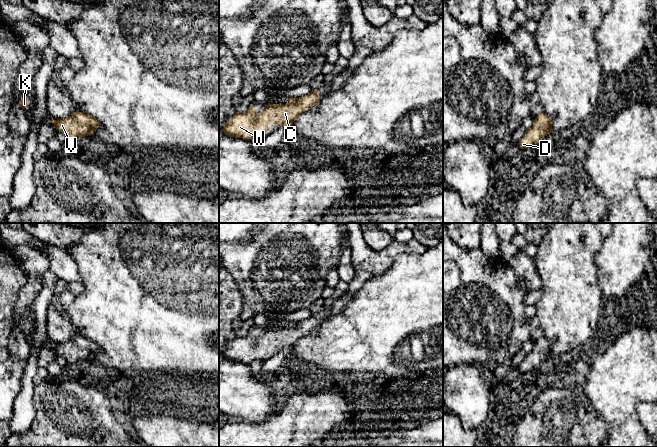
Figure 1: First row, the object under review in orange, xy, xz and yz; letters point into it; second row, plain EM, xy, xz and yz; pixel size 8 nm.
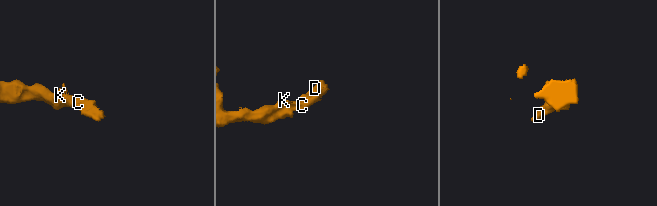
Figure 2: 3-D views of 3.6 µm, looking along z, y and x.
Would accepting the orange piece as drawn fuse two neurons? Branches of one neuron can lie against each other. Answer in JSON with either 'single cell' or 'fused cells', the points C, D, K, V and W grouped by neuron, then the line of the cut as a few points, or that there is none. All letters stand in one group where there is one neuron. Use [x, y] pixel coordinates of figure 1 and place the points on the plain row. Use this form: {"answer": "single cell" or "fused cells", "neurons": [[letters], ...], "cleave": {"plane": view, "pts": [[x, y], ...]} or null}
{"answer": "single cell", "neurons": [["C", "D", "K", "V", "W"]], "cleave": null}

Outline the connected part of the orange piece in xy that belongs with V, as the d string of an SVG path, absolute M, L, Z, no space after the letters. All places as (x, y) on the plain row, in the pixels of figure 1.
M75 336L71 340L63 343L51 343L54 351L63 356L67 363L79 363L88 359L93 359L99 351L97 344L83 336Z

